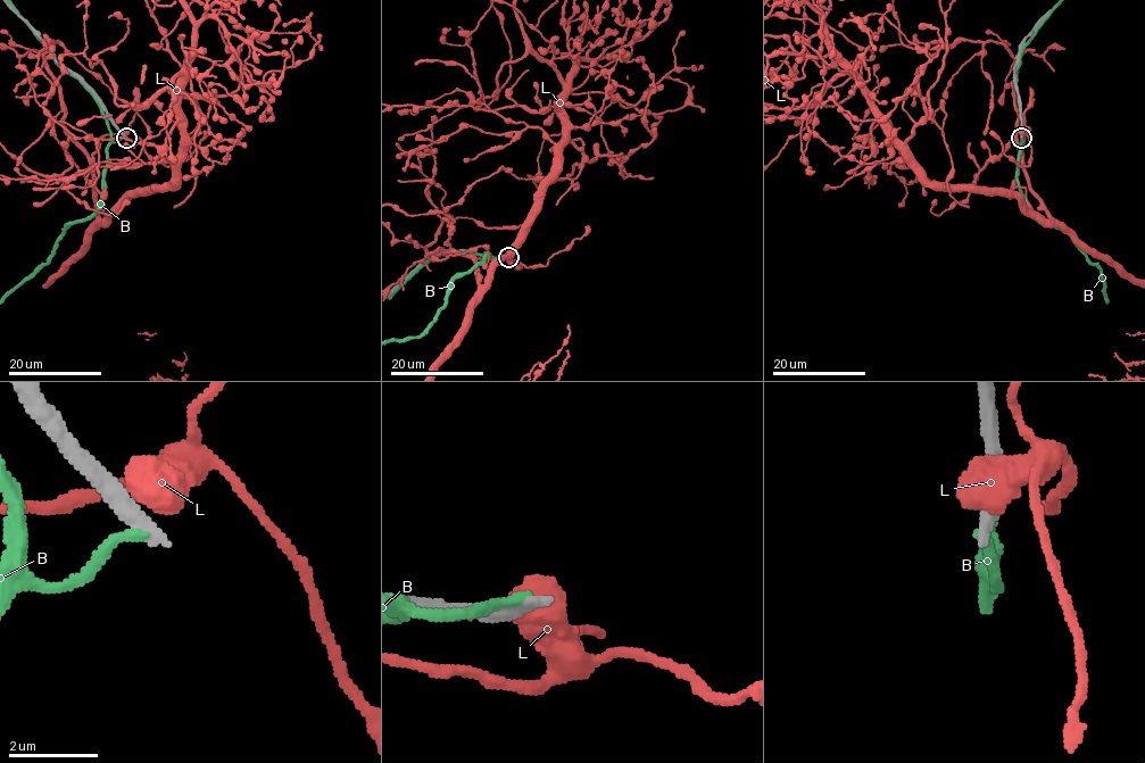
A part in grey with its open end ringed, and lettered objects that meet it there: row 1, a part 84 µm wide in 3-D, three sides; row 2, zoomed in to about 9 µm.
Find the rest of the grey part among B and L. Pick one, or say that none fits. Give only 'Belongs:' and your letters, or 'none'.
Belongs: none

